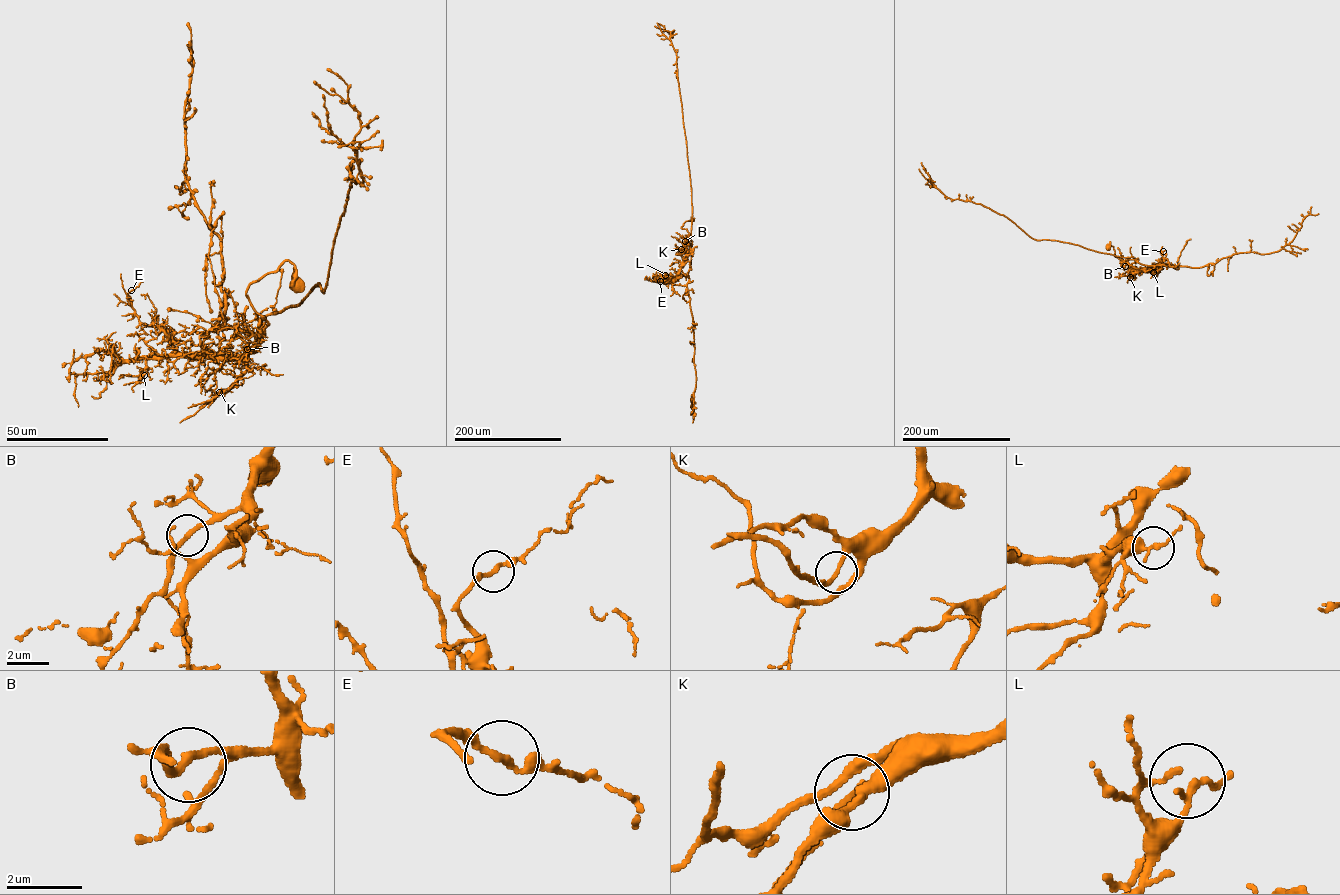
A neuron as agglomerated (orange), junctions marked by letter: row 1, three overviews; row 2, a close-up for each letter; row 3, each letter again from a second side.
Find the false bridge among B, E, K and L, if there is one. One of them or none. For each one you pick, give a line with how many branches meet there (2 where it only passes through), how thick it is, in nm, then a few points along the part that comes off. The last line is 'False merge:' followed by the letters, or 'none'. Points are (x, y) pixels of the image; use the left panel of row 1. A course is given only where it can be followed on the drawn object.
False merge: none

